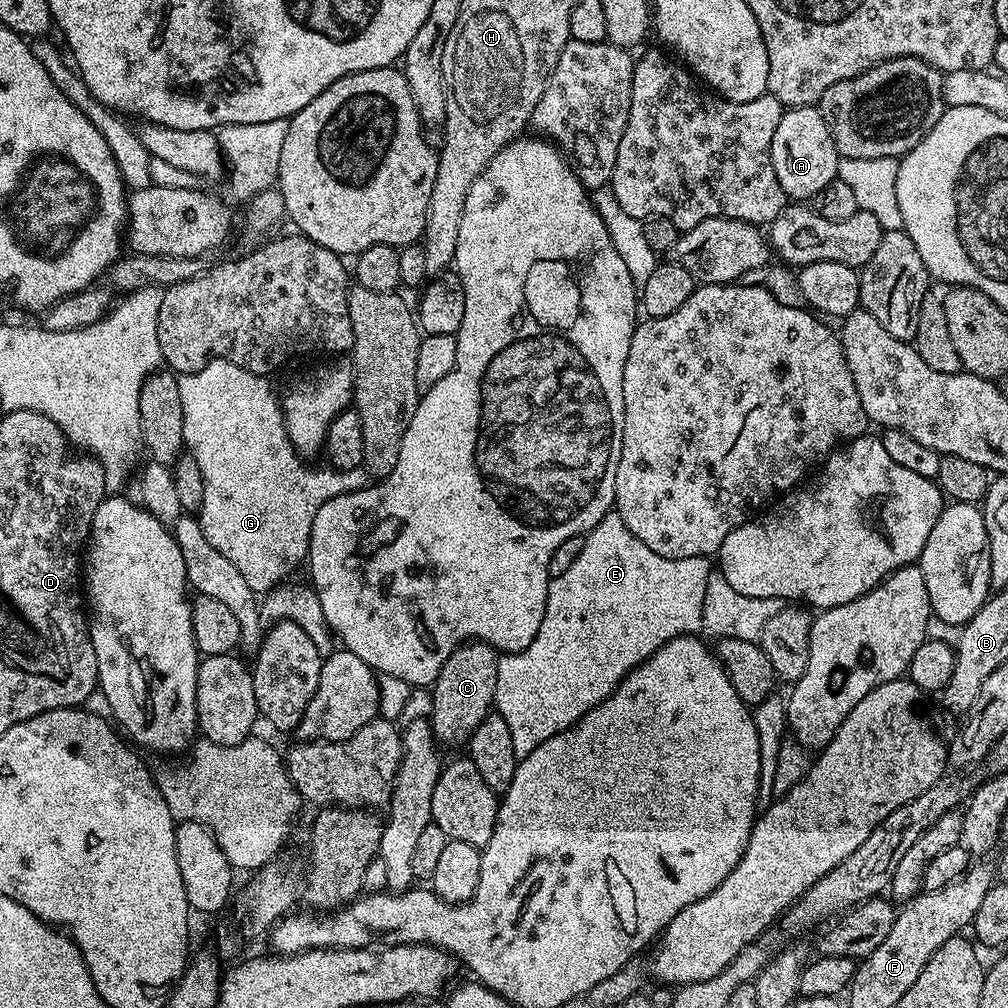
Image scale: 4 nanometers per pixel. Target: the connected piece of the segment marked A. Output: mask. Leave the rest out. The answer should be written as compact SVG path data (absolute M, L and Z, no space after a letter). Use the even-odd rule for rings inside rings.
M816 106L784 111L778 130L774 130L771 153L778 186L782 186L785 197L792 202L811 202L818 190L830 186L830 182L837 179L836 171L842 159L830 134L830 126L826 126Z

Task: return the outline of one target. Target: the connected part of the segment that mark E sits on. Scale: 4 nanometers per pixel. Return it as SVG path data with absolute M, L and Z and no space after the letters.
M613 510L604 515L598 526L591 528L584 536L584 545L578 558L566 569L566 574L553 576L548 581L548 597L546 598L546 614L542 618L542 626L538 626L538 634L530 646L521 652L510 652L500 656L498 662L498 686L494 686L495 711L506 718L506 726L510 726L510 735L514 737L514 754L517 758L523 758L534 754L546 738L554 738L554 734L562 734L562 730L573 728L585 714L594 706L598 706L607 698L626 677L642 662L646 662L666 642L670 642L679 636L691 636L699 633L704 627L702 622L702 602L706 602L706 582L712 577L714 564L707 556L695 556L694 558L662 558L662 554L654 554L650 546L638 542L630 530L626 530L626 522Z

